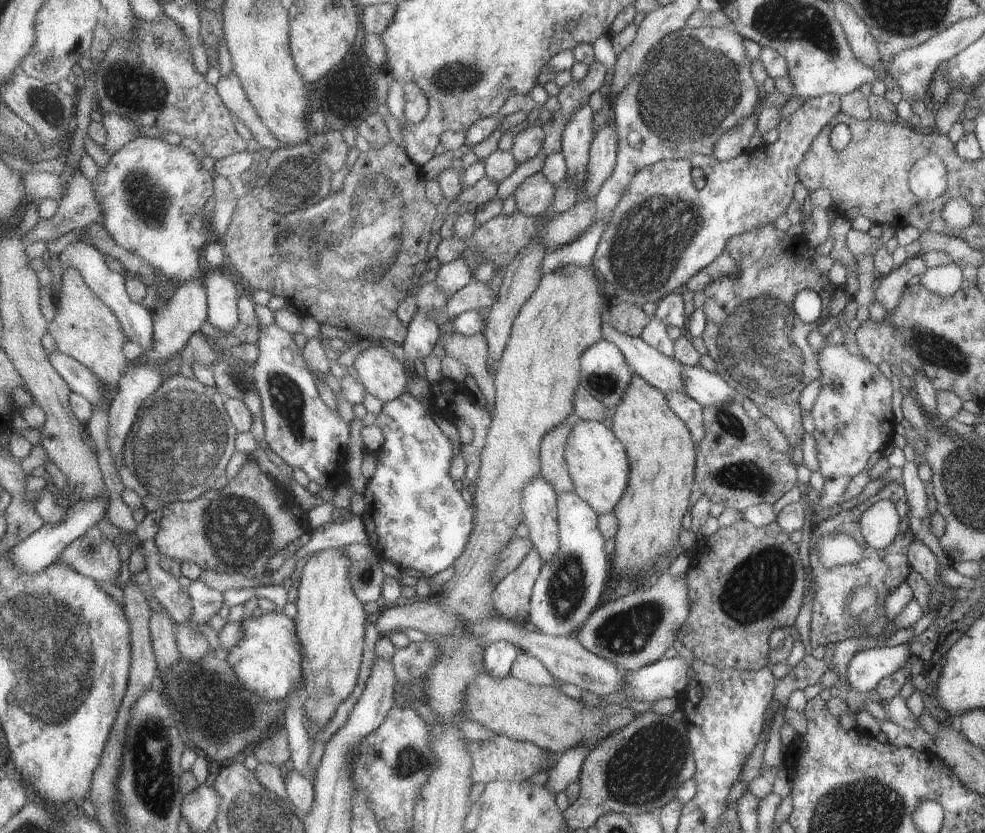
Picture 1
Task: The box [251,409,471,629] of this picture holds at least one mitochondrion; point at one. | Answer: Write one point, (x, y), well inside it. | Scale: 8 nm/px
(364, 575)

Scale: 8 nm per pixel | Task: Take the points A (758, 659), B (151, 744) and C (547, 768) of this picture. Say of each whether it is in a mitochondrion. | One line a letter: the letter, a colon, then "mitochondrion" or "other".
A: other
B: mitochondrion
C: other

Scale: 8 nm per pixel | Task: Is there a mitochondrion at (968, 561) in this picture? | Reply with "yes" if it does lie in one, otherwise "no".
no

